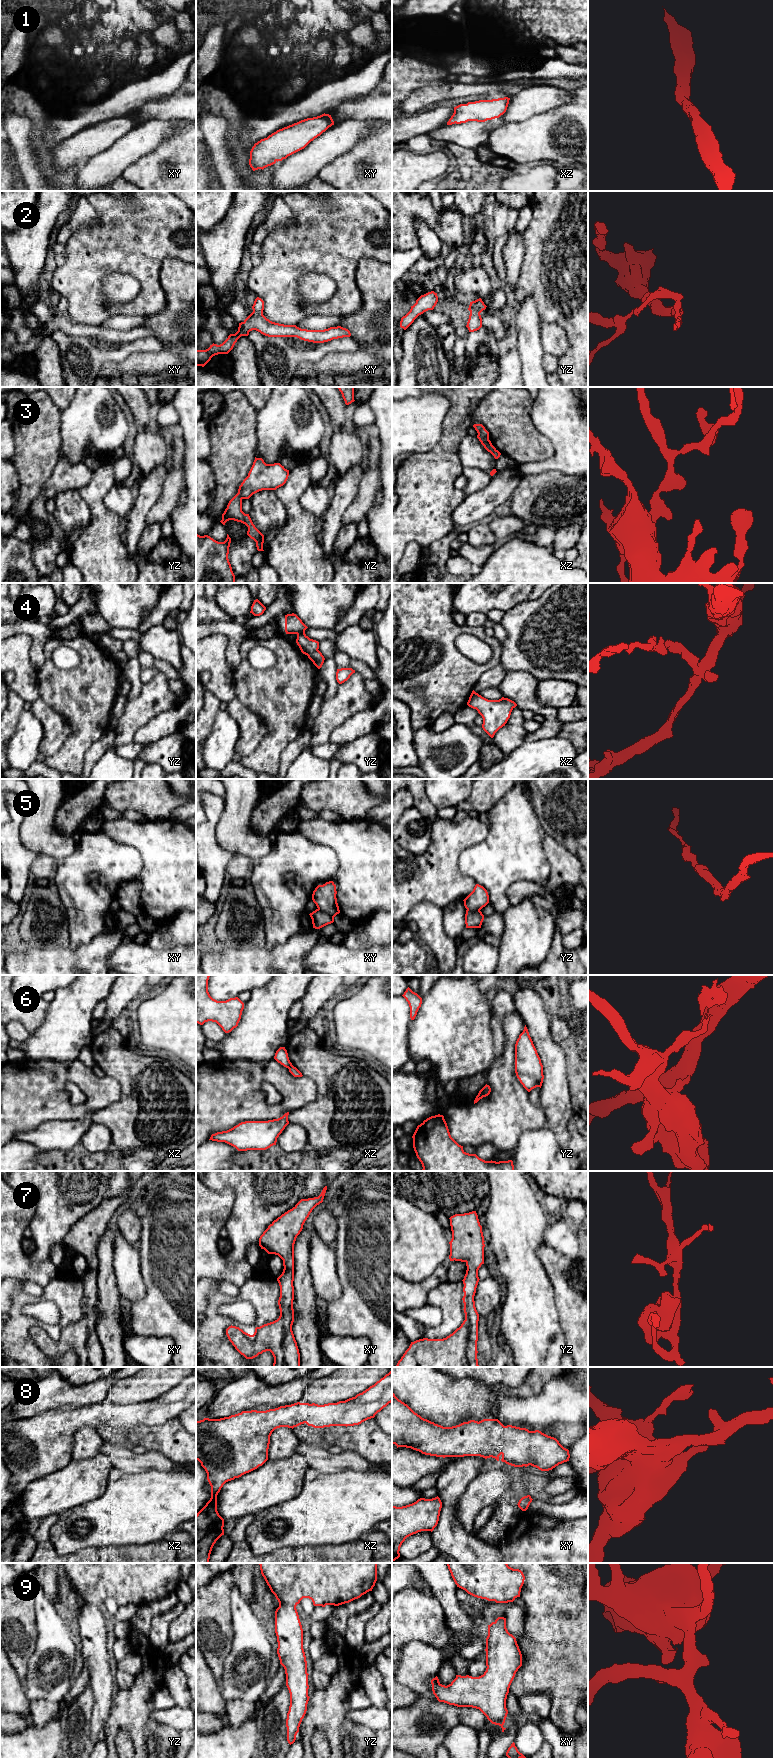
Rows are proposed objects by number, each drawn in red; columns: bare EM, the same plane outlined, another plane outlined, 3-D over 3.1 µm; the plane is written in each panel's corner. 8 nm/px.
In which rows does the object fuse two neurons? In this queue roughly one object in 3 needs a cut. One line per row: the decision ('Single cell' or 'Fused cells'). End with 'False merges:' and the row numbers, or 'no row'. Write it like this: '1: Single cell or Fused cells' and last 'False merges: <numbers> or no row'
1: Single cell
2: Fused cells
3: Single cell
4: Fused cells
5: Fused cells
6: Fused cells
7: Single cell
8: Single cell
9: Single cell
False merges: 2, 4, 5, 6

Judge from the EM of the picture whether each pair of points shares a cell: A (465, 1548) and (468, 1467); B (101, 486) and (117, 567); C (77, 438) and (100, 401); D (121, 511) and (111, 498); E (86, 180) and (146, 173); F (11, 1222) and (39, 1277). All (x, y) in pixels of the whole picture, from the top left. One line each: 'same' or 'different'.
A: same
B: same
C: same
D: same
E: different
F: same

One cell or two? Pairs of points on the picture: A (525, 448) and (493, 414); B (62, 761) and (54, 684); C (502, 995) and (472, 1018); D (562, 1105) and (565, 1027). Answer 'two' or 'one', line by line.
A: one
B: one
C: two
D: two

